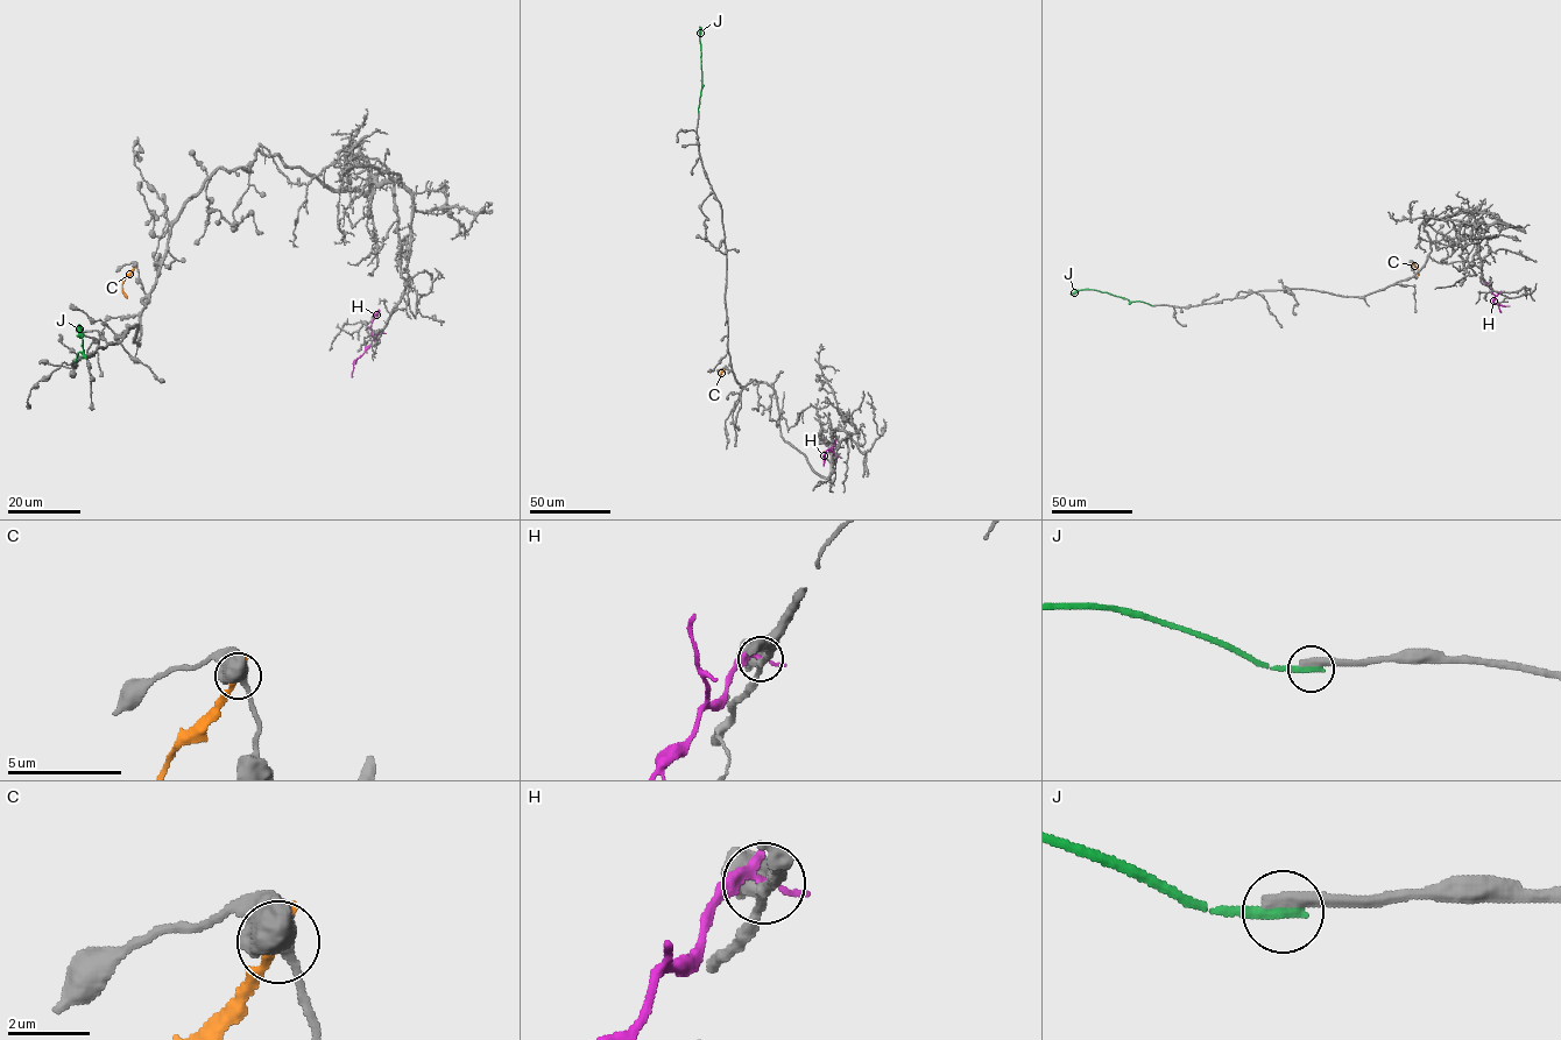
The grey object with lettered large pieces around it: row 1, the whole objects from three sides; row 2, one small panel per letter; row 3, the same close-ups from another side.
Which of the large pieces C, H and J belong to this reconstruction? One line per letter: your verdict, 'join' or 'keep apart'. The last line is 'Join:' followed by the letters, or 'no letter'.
C: keep apart
H: keep apart
J: keep apart
Join: no letter

